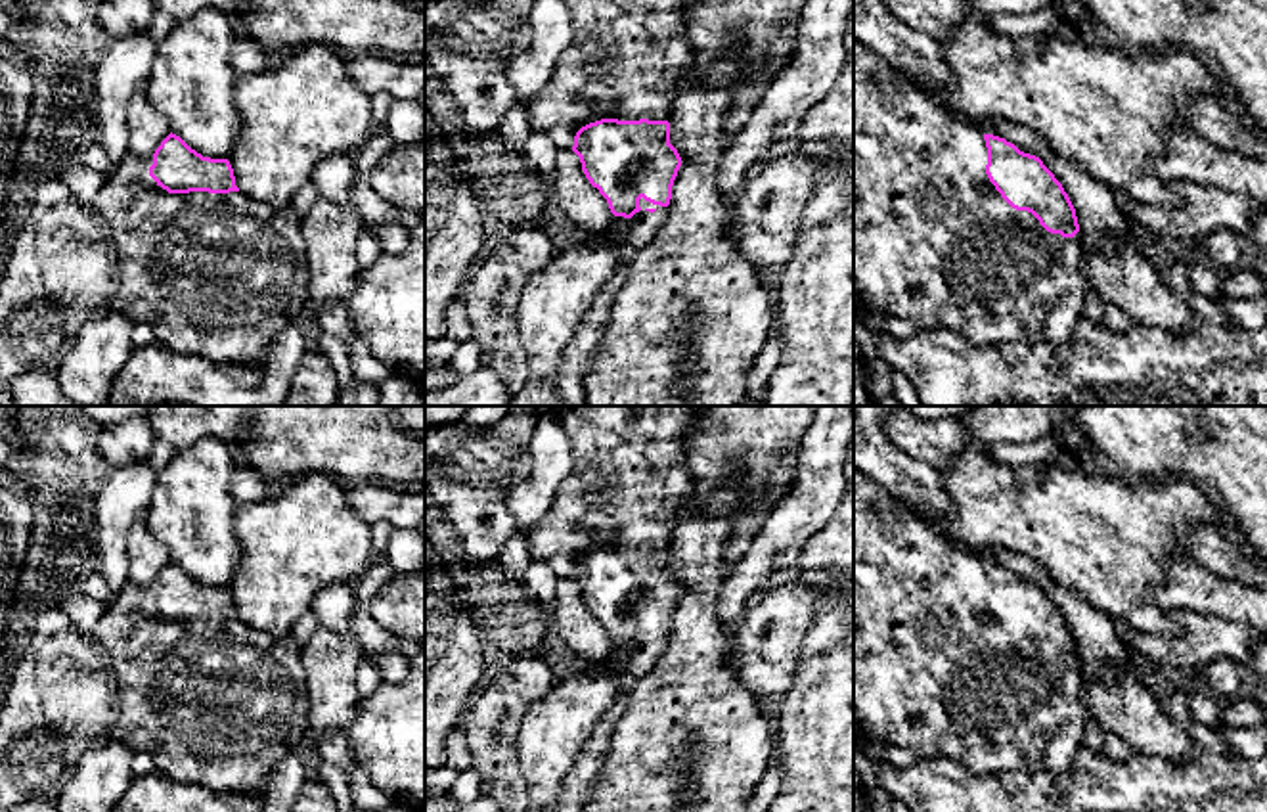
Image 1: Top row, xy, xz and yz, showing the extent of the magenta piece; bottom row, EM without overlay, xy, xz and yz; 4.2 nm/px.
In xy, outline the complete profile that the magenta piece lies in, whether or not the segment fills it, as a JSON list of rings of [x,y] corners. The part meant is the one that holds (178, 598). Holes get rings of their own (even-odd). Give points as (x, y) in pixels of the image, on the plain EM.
[[[172,561],[161,571],[151,586],[138,586],[130,580],[122,584],[117,592],[115,601],[105,607],[103,617],[96,622],[92,636],[107,651],[119,686],[119,718],[111,732],[111,737],[122,743],[130,753],[149,755],[155,762],[155,768],[172,779],[203,785],[212,791],[256,793],[262,791],[270,781],[274,768],[283,758],[293,755],[295,749],[306,739],[310,701],[300,649],[295,645],[291,636],[272,636],[249,628],[235,615],[233,598],[228,588],[203,586]]]

